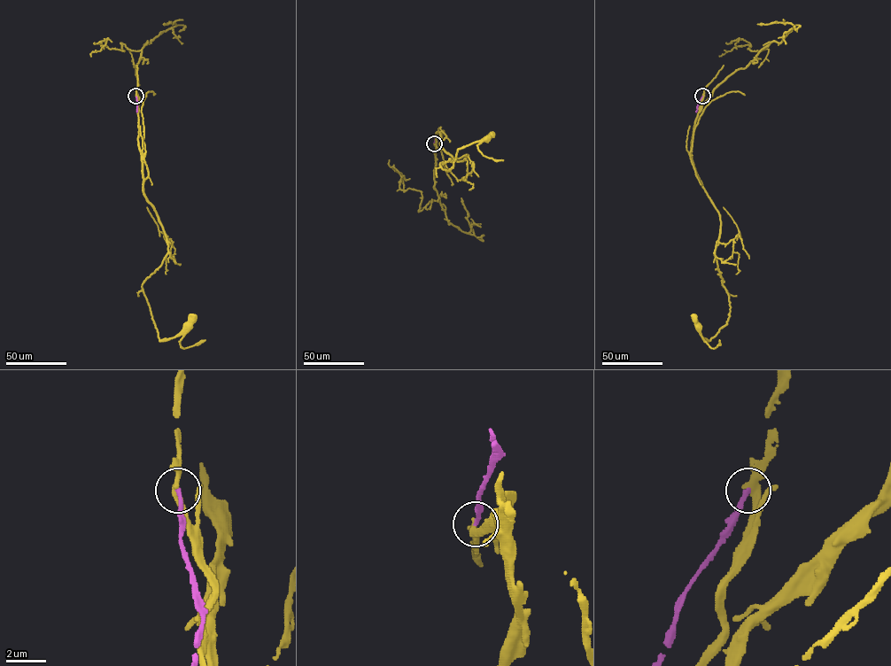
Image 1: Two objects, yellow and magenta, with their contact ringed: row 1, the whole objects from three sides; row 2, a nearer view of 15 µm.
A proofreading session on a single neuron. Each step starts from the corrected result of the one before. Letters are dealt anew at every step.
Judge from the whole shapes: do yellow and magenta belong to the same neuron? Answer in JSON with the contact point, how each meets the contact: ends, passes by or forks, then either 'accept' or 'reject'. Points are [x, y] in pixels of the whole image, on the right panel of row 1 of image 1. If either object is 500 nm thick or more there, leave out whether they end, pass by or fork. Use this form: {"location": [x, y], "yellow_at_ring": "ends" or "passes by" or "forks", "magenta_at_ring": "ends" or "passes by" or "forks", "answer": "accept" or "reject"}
{"location": [702, 96], "yellow_at_ring": "passes by", "magenta_at_ring": "ends", "answer": "reject"}

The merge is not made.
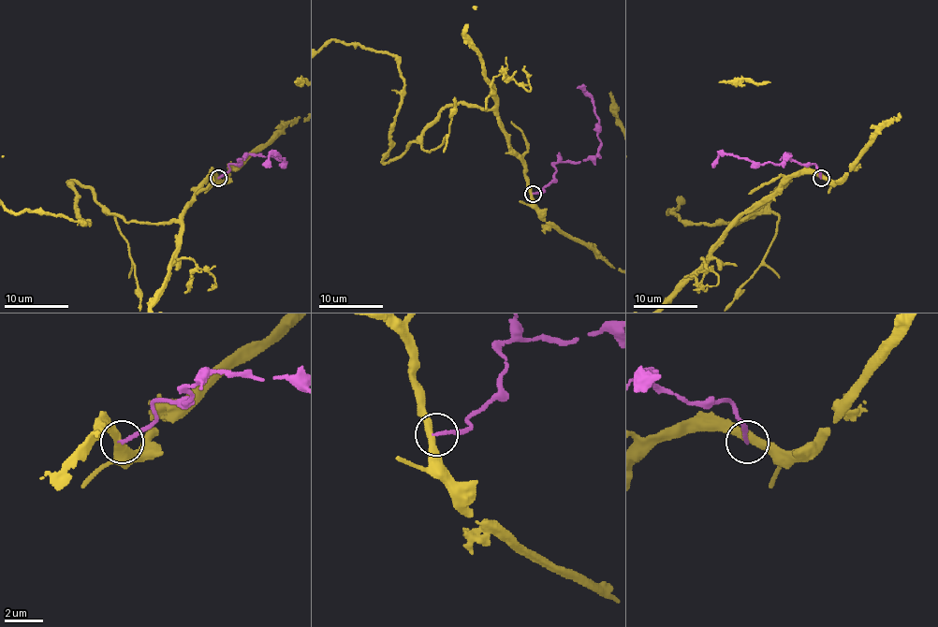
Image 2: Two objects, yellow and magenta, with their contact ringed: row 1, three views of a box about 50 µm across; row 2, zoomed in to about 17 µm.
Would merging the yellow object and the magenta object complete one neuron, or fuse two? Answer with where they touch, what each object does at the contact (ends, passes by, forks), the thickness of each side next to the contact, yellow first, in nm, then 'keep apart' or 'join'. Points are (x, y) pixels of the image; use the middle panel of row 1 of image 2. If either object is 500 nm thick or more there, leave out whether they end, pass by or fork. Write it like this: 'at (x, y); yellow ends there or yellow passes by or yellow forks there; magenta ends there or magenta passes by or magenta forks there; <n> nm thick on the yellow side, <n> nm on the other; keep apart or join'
at (533, 194); yellow passes by; magenta ends there; 400 nm thick on the yellow side, 180 nm on the other; keep apart

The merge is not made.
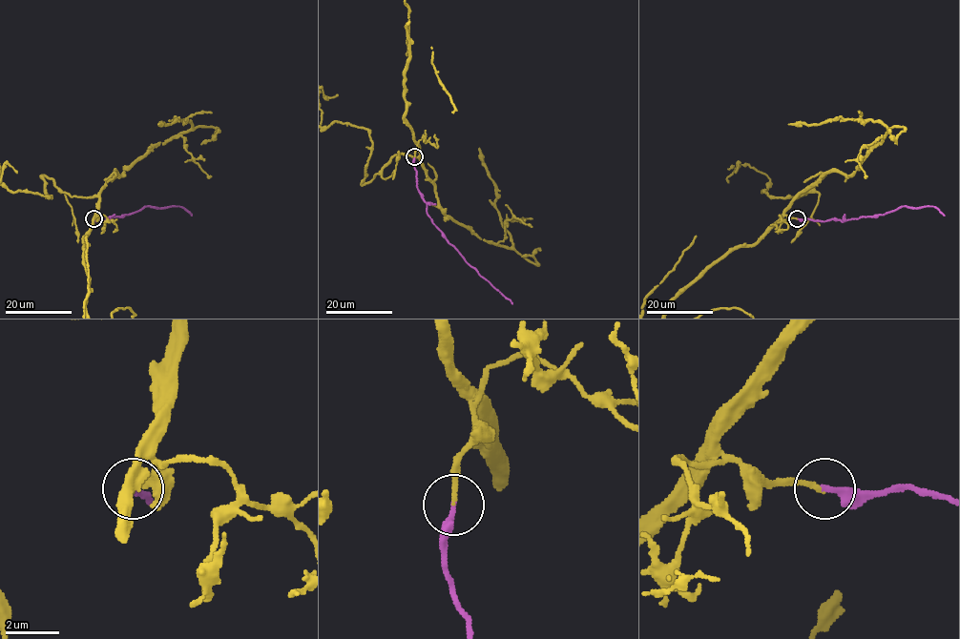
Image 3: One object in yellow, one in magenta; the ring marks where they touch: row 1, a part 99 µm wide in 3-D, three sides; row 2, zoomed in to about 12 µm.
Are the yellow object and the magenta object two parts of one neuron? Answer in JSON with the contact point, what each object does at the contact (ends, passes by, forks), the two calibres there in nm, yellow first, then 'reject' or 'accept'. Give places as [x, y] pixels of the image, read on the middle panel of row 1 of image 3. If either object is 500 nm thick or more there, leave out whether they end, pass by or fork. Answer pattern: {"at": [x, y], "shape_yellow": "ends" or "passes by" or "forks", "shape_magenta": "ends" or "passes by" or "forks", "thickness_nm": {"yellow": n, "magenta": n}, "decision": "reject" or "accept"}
{"at": [414, 156], "shape_yellow": "ends", "shape_magenta": "ends", "thickness_nm": {"yellow": 150, "magenta": 280}, "decision": "accept"}

